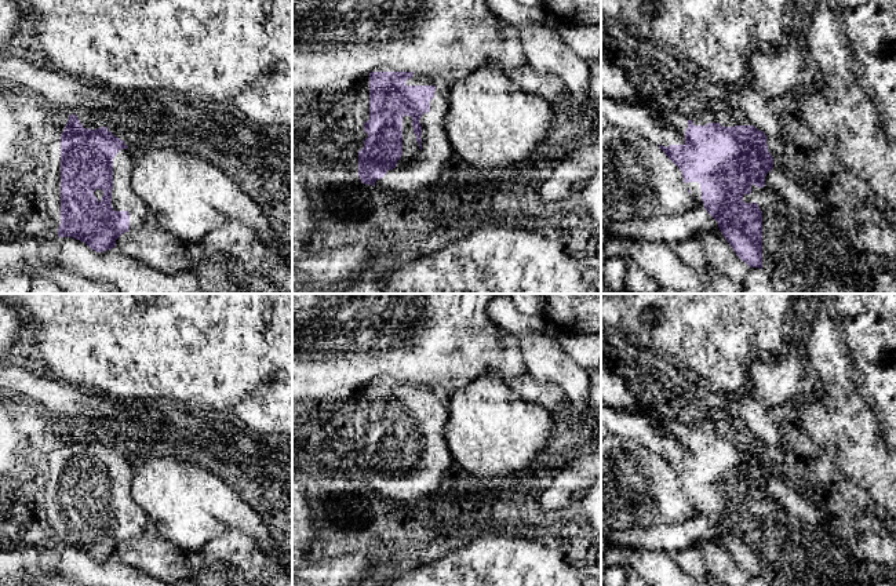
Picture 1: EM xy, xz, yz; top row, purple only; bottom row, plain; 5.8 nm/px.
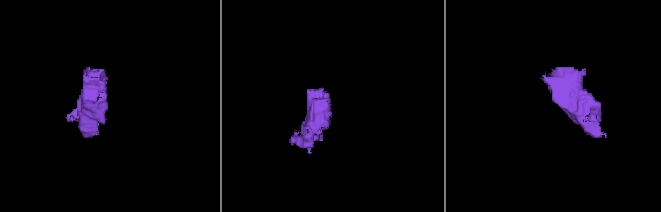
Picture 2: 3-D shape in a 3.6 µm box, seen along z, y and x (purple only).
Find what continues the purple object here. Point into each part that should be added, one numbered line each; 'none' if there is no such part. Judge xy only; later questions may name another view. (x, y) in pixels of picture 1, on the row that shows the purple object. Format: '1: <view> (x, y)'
1: xy (123, 197)

